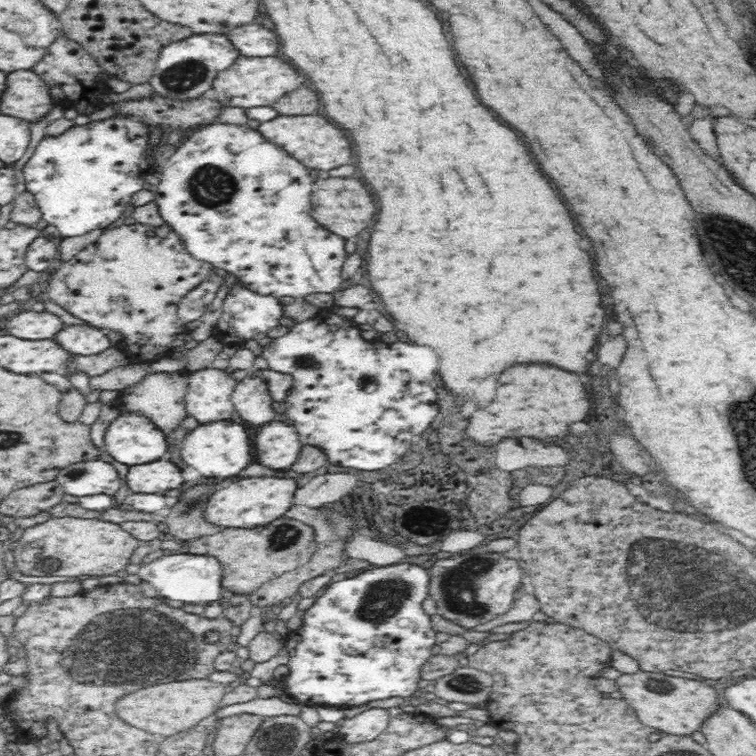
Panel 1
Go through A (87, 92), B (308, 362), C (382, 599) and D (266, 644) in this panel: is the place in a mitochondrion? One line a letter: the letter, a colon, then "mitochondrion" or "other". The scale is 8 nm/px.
A: other
B: mitochondrion
C: mitochondrion
D: other

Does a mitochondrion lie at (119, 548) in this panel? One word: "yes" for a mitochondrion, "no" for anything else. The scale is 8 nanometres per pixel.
no

